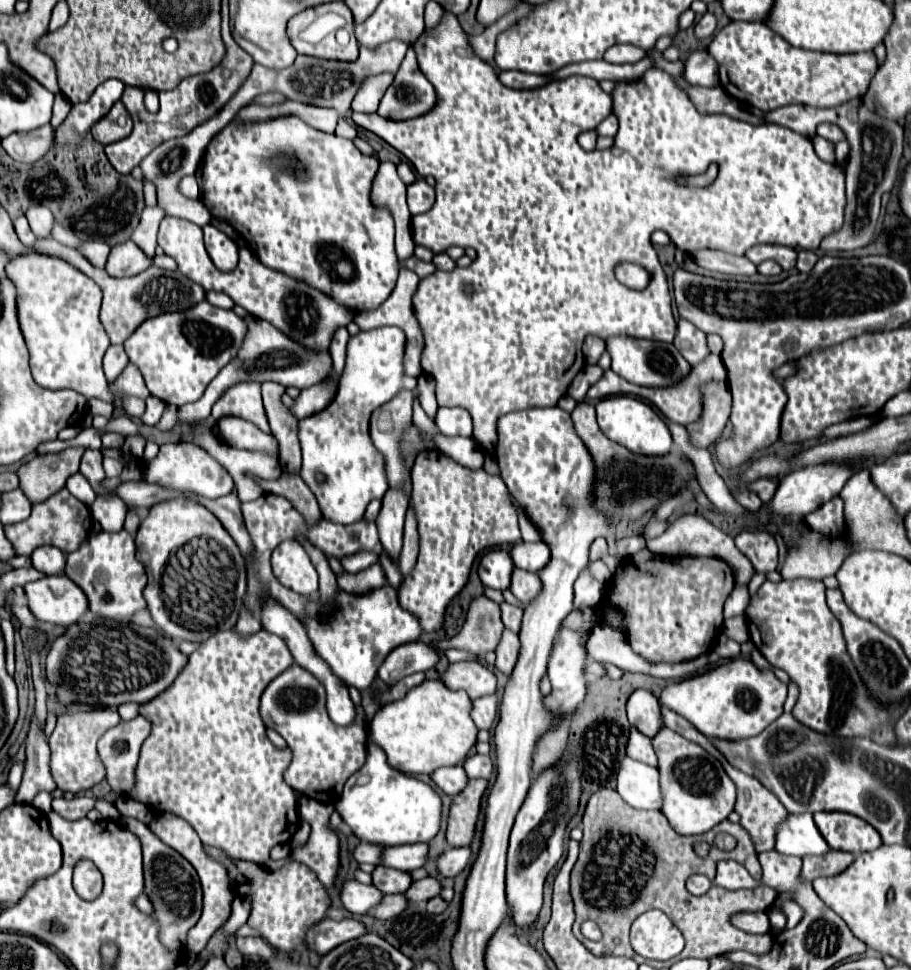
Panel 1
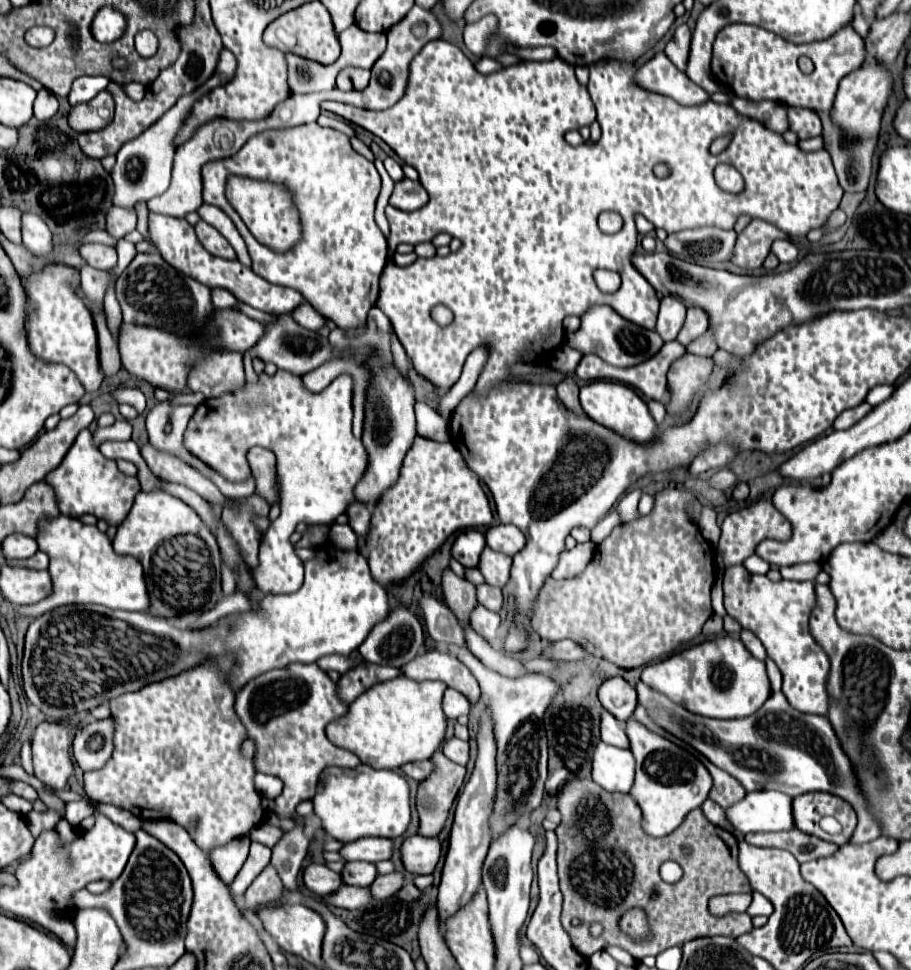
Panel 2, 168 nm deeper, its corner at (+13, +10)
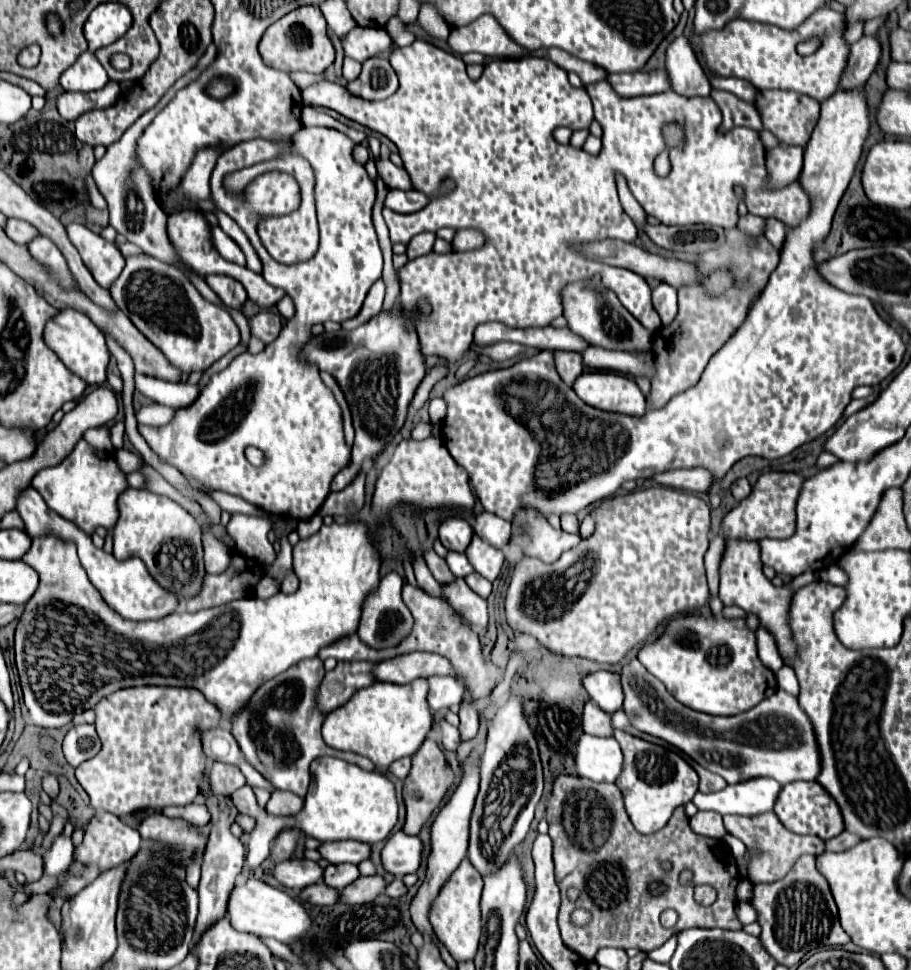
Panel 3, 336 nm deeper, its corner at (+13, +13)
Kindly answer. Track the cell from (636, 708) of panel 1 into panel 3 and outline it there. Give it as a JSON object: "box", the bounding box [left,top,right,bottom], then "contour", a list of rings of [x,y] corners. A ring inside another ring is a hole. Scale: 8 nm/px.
{"box":[582,672,624,714],"contour":[[[594,672],[582,680],[590,698],[608,714],[614,714],[624,704],[624,692],[620,684],[620,676],[614,672]]]}

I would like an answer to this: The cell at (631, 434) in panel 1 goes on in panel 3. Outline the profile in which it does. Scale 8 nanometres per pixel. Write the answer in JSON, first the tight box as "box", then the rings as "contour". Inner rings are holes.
{"box":[574,372,646,416],"contour":[[[584,372],[574,382],[574,392],[588,406],[626,416],[644,416],[646,398],[632,378],[612,372]]]}

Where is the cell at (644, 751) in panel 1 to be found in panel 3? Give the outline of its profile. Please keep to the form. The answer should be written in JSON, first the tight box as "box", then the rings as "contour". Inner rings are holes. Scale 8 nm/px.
{"box":[582,702,614,736],"contour":[[[588,702],[584,708],[582,726],[584,726],[584,732],[592,736],[612,736],[614,734],[610,714],[602,712],[602,708],[598,708],[594,702]]]}

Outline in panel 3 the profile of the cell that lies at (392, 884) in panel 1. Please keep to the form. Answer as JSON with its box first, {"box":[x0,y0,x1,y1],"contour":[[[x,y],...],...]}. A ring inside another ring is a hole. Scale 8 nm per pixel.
{"box":[324,864,360,888],"contour":[[[334,864],[324,870],[324,882],[332,884],[332,888],[346,888],[358,878],[360,878],[360,872],[358,872],[358,866],[354,864]]]}

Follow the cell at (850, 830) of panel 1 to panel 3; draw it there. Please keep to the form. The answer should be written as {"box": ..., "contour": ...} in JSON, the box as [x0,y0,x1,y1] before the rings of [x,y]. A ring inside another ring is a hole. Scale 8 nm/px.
{"box":[774,782,844,840],"contour":[[[818,782],[786,784],[778,796],[778,806],[774,806],[774,812],[780,818],[780,822],[796,834],[812,834],[812,836],[818,836],[822,840],[830,840],[844,830],[840,806],[834,802],[834,798]]]}

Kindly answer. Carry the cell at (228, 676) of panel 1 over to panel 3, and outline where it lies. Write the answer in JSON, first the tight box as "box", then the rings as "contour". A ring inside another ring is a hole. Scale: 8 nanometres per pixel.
{"box":[76,686,224,816],"contour":[[[138,686],[124,688],[96,704],[96,730],[102,740],[102,750],[76,768],[76,780],[90,796],[94,810],[114,812],[116,816],[138,810],[162,810],[166,806],[188,806],[200,794],[200,786],[210,780],[210,764],[202,750],[202,730],[212,730],[222,724],[224,716],[216,704],[208,702],[196,688],[178,686]]]}

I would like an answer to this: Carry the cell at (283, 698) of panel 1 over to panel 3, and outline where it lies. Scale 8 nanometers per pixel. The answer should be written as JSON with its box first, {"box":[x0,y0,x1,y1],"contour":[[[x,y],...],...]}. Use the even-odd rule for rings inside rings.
{"box":[232,658,374,798],"contour":[[[306,658],[286,672],[264,682],[248,700],[248,704],[232,716],[232,736],[236,738],[244,758],[278,790],[288,790],[300,798],[306,796],[310,786],[310,764],[320,756],[334,756],[374,770],[374,764],[354,752],[330,748],[320,734],[326,714],[318,708],[316,694],[326,670],[320,658]]]}

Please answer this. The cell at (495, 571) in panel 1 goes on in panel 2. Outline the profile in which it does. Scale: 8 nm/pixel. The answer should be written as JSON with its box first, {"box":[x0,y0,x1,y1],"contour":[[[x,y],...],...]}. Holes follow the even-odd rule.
{"box":[452,529,486,567],"contour":[[[470,529],[460,533],[452,543],[452,557],[464,567],[476,567],[482,549],[486,547],[486,539],[480,531]]]}

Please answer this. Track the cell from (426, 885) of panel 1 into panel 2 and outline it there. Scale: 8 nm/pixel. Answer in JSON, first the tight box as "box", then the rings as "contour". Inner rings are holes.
{"box":[370,873,404,899],"contour":[[[388,873],[388,875],[378,875],[378,879],[374,879],[374,883],[370,885],[370,895],[374,895],[374,899],[388,899],[394,893],[398,893],[398,889],[404,885],[404,875],[400,873]]]}

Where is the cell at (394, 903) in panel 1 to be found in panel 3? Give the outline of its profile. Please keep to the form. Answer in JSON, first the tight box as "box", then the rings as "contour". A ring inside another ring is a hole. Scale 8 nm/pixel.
{"box":[300,882,340,906],"contour":[[[322,882],[322,884],[312,884],[310,888],[304,888],[300,892],[300,898],[310,904],[316,904],[316,906],[330,906],[340,900],[340,892]]]}

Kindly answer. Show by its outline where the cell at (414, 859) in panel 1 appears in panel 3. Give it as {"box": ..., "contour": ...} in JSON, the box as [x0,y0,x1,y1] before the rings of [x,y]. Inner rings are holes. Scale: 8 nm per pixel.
{"box":[320,840,372,864],"contour":[[[344,840],[344,842],[326,842],[320,848],[322,858],[326,858],[330,864],[360,864],[362,860],[368,860],[372,854],[372,846],[366,842],[354,842],[354,840]]]}

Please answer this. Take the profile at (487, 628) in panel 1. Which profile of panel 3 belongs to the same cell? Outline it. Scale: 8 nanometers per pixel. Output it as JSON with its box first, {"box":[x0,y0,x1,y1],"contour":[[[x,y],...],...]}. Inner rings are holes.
{"box":[424,550,456,584],"contour":[[[434,550],[426,552],[426,554],[424,554],[424,560],[426,560],[426,564],[428,564],[432,576],[434,576],[440,584],[452,584],[452,582],[456,582],[456,576],[450,572],[446,560],[440,558]]]}

